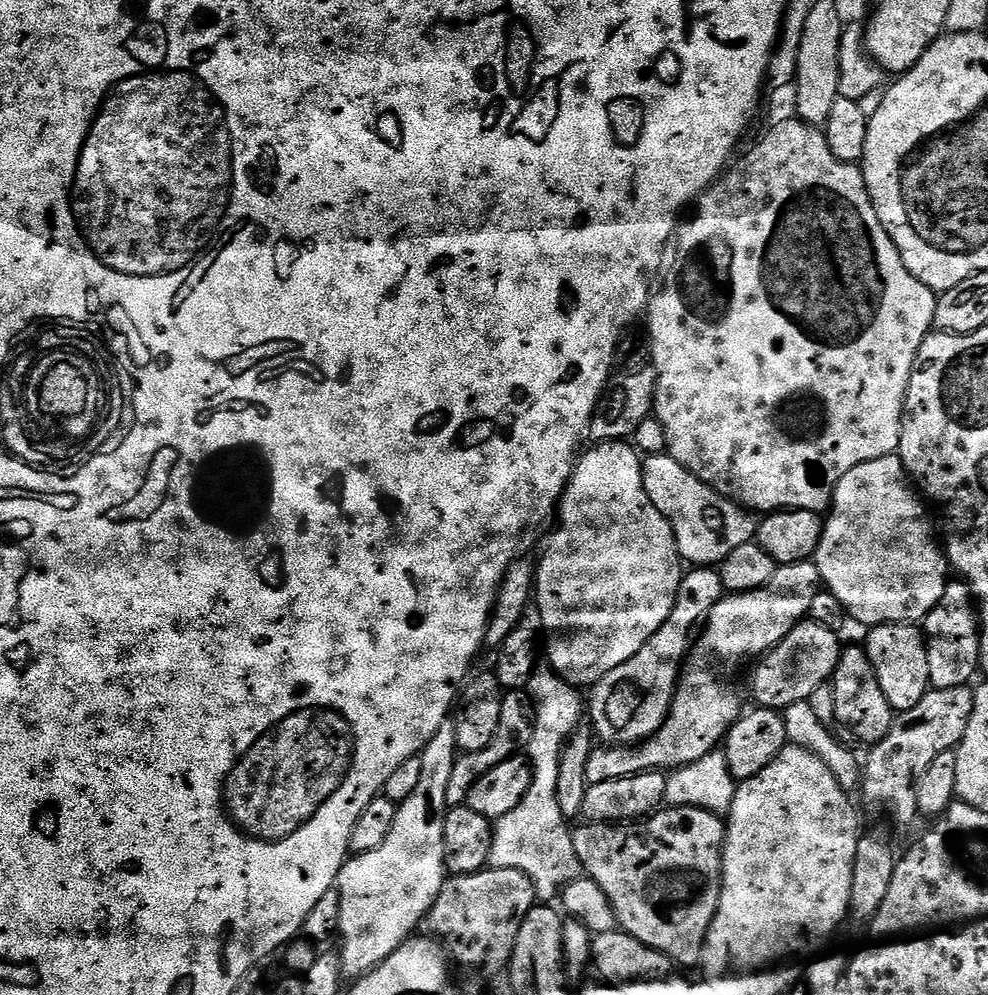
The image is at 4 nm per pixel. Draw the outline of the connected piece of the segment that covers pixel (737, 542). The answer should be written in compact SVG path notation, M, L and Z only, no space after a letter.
M649 455L643 466L646 494L650 494L650 502L670 522L681 560L692 566L719 566L738 546L753 543L758 532L757 521L752 521L748 517L751 515L735 500L727 500L710 485L703 484L673 456Z

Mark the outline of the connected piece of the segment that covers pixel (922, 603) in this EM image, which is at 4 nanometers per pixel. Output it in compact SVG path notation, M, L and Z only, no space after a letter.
M896 454L862 462L838 482L826 513L824 533L814 563L820 572L823 587L832 592L838 602L842 602L851 619L853 616L863 626L923 622L930 610L938 606L950 583L946 553L938 539L937 529L936 532L932 529L932 520L923 503L925 501L910 483L904 463Z

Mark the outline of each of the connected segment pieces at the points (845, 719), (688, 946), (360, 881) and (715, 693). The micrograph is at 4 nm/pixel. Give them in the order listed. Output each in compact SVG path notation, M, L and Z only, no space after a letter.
M845 647L838 658L838 666L830 683L837 721L841 725L844 723L865 746L877 744L882 738L886 738L886 734L890 734L894 713L890 702L886 702L886 694L882 694L882 686L878 686L878 678L874 674L867 647Z
M671 806L661 807L650 816L643 817L631 822L609 822L607 824L589 823L588 828L576 828L572 834L574 850L580 859L581 869L586 873L587 879L593 880L600 887L602 894L610 902L616 923L623 931L630 933L638 942L642 942L647 948L652 948L660 952L663 956L668 957L673 965L696 964L701 963L704 954L704 943L706 934L714 922L714 914L720 905L720 891L722 890L722 854L724 853L724 830L725 821L712 812L707 812L701 808L674 808Z
M445 722L430 738L430 742L420 753L422 775L418 786L410 798L399 801L394 826L390 826L390 834L386 834L386 842L378 846L378 850L370 850L361 856L353 855L344 861L340 872L338 891L340 893L340 948L338 955L340 967L345 977L359 978L373 972L377 966L398 946L402 946L417 931L416 928L425 923L428 911L438 898L446 879L444 866L444 814L450 805L446 802L446 785L450 782L450 774L454 770L454 762L458 755L456 746L455 723Z
M704 664L685 667L676 685L676 693L672 695L672 708L660 729L639 746L593 747L590 762L586 762L588 783L635 776L637 772L675 770L690 762L698 762L698 758L717 751L718 745L741 715L740 696L730 685L716 680L715 674Z

